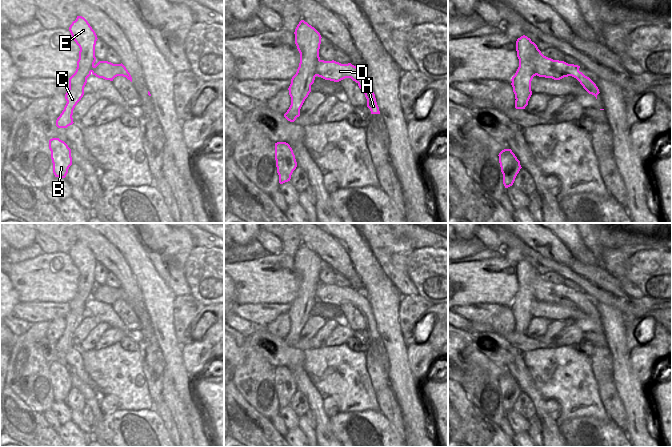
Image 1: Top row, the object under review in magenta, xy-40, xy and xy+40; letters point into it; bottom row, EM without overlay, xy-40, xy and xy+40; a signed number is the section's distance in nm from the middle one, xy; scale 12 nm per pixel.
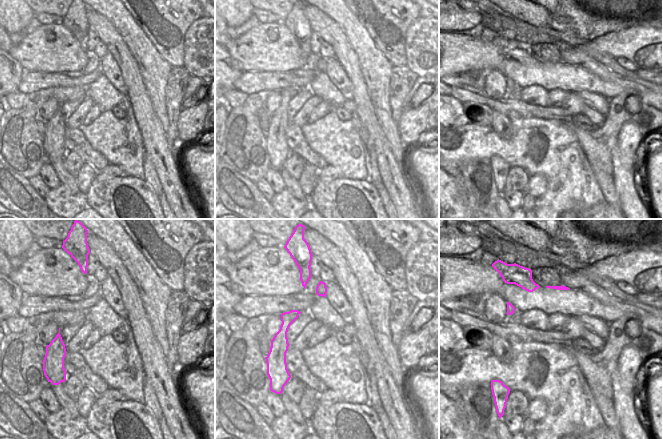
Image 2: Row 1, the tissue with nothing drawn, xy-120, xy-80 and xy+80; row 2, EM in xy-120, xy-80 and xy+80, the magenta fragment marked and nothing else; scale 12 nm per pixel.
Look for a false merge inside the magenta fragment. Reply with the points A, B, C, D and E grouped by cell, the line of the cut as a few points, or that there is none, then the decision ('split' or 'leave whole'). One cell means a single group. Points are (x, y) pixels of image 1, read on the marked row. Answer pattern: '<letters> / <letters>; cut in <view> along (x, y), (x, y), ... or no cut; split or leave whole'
A D / B C E; cut in xy+40 along (540, 52), (537, 52), (533, 58), (533, 69), (537, 74); split

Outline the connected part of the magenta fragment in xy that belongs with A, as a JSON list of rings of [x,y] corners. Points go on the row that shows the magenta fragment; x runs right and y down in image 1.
[[[320,60],[316,67],[316,74],[318,77],[334,82],[339,82],[345,78],[351,78],[358,84],[361,91],[365,94],[367,107],[370,109],[371,114],[380,114],[369,77],[358,67],[351,63],[341,64],[334,60]]]

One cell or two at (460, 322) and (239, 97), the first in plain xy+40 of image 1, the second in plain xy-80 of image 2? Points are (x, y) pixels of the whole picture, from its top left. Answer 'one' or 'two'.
one

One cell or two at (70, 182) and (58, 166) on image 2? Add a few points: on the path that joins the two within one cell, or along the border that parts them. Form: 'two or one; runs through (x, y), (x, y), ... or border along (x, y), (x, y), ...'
one; runs through (66, 178), (60, 170)

